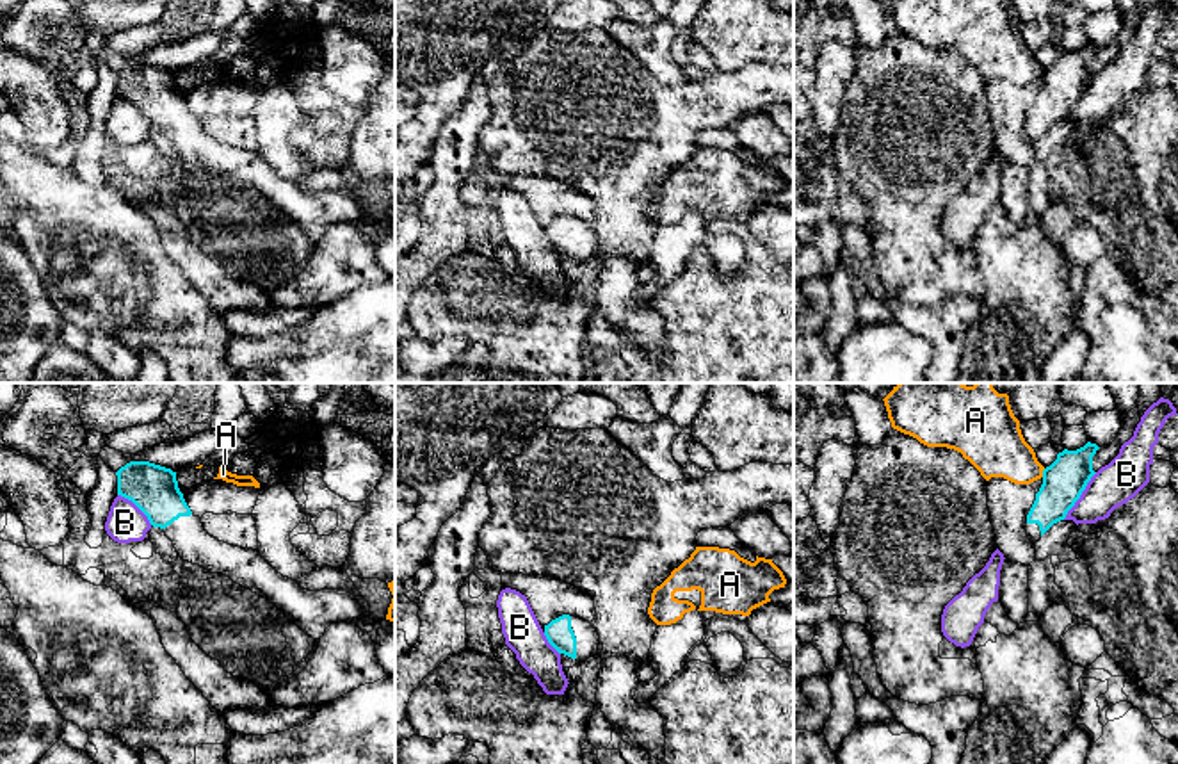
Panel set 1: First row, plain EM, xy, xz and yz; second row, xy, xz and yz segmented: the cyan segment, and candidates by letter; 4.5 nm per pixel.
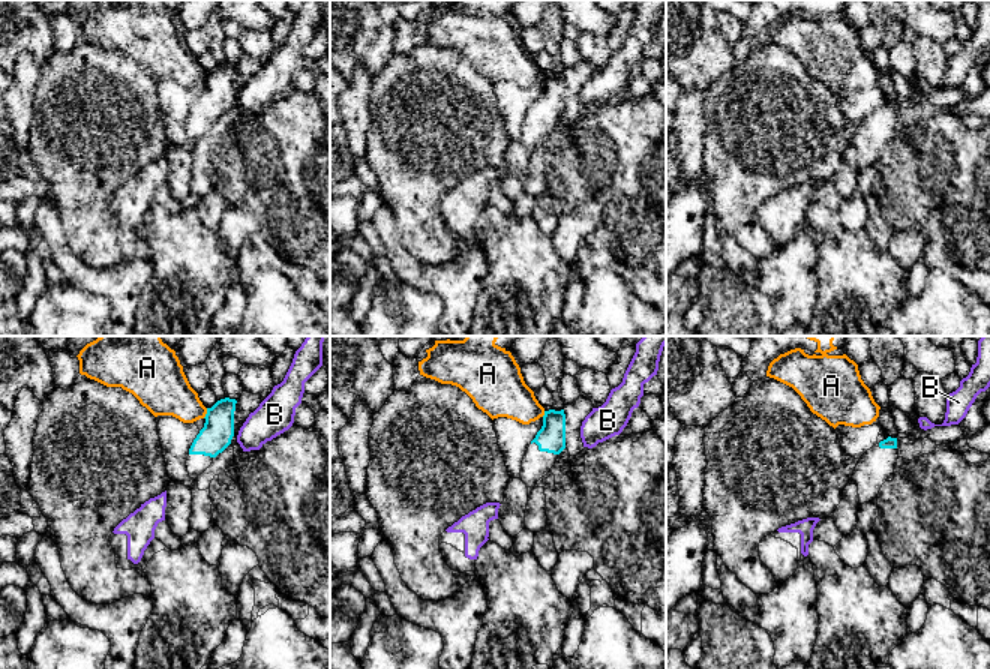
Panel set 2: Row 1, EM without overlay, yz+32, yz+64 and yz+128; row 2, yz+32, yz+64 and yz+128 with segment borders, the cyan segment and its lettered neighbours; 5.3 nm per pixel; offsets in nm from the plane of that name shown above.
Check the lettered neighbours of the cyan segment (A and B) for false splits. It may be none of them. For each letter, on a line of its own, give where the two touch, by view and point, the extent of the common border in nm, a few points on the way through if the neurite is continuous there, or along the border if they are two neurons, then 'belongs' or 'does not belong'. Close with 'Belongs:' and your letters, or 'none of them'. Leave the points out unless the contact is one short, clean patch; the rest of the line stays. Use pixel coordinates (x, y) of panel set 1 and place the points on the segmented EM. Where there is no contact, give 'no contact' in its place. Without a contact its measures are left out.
A: contact yz (1043, 472); length 40 nm; border yz (1045, 469), (1041, 476); does not belong
B: contact yz (1081, 494); length 260 nm; border yz (1097, 472), (1063, 519); does not belong
Belongs: none of them

